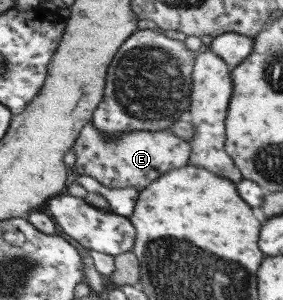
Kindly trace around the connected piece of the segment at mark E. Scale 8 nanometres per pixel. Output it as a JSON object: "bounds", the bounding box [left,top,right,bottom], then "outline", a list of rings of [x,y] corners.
{"bounds":[72,123,192,192],"outline":[[[89,123],[82,128],[72,150],[76,154],[74,166],[79,176],[92,176],[107,188],[115,190],[136,186],[143,192],[154,180],[172,169],[188,165],[192,156],[192,143],[164,130],[134,130],[118,138],[108,138],[93,123]]]}

